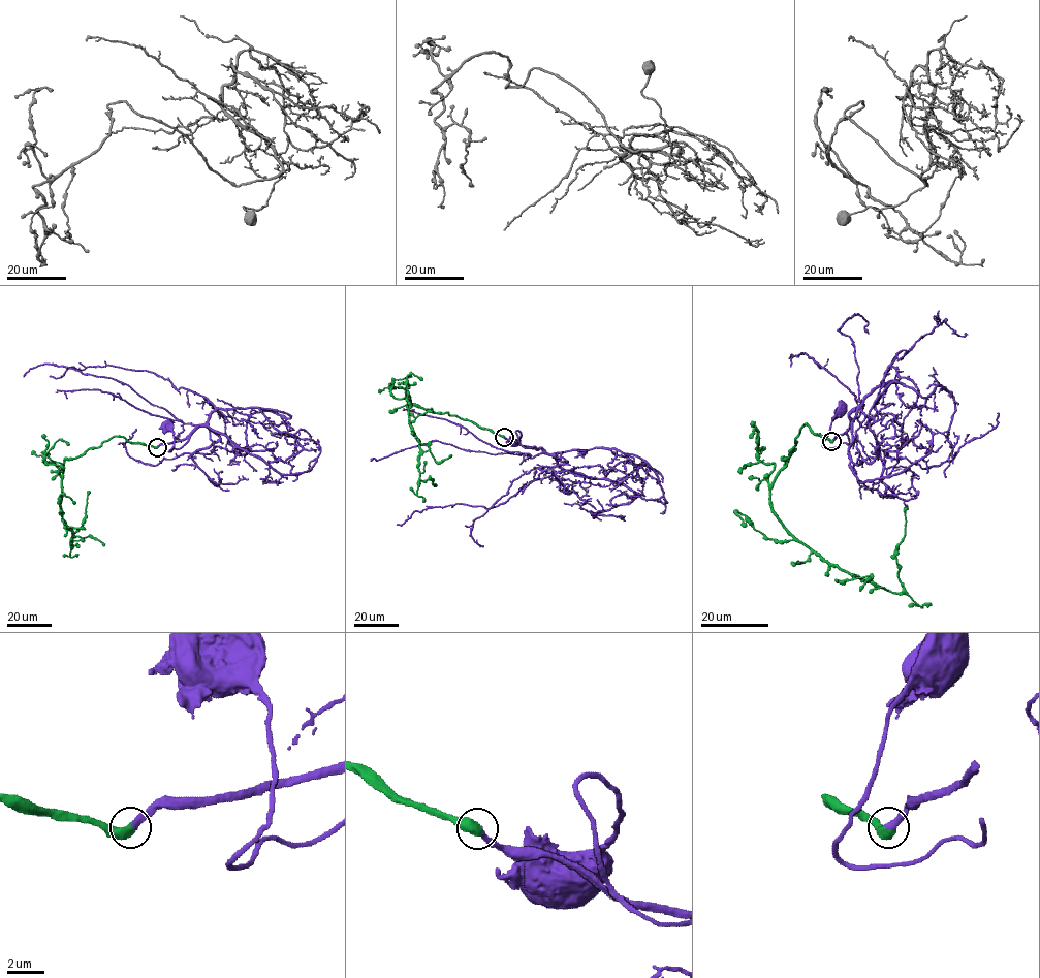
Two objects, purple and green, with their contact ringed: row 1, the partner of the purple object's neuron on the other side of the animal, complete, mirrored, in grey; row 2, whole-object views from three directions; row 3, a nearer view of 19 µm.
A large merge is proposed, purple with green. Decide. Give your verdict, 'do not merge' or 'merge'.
merge

